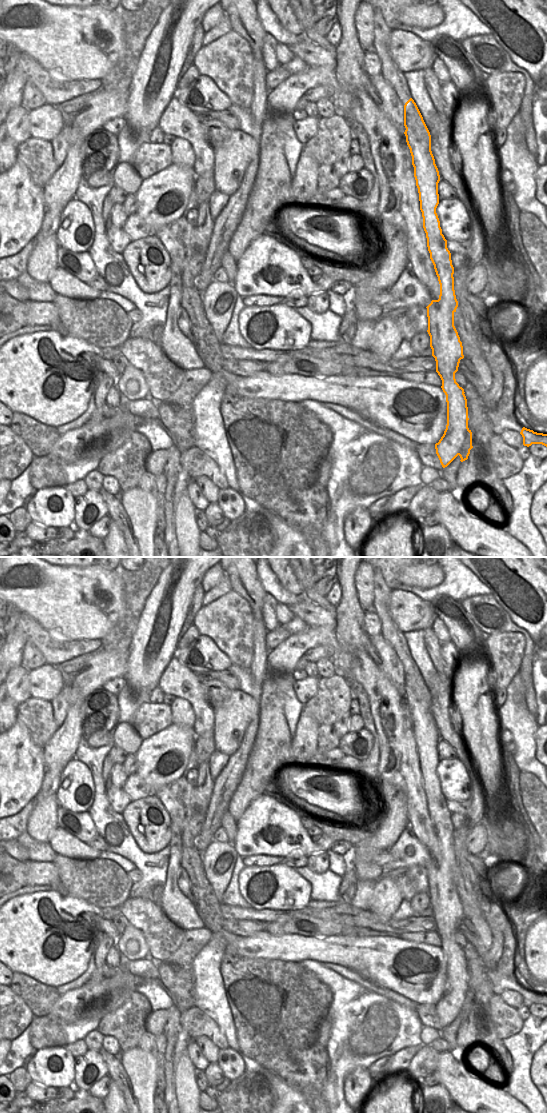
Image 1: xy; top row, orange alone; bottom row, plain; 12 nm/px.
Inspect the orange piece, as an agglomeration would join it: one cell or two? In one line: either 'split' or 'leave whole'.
split

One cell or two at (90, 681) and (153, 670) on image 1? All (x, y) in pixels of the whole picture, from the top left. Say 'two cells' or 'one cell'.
two cells

